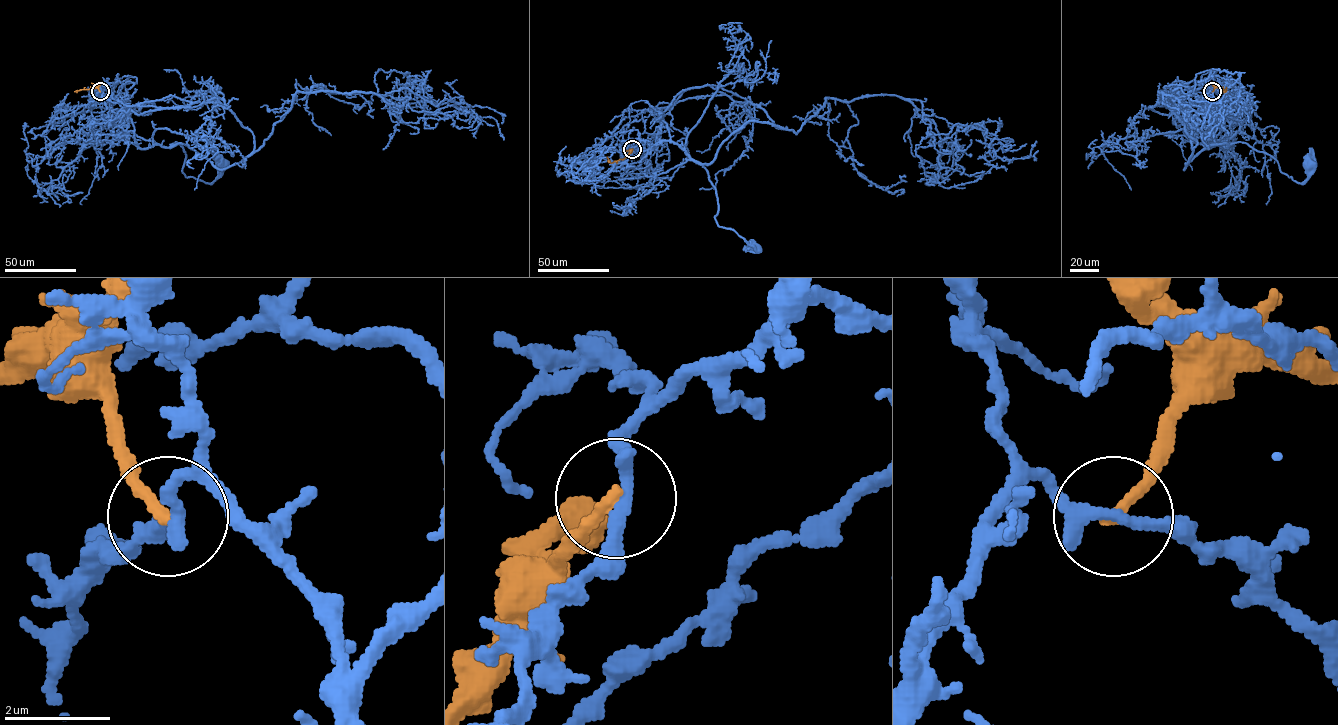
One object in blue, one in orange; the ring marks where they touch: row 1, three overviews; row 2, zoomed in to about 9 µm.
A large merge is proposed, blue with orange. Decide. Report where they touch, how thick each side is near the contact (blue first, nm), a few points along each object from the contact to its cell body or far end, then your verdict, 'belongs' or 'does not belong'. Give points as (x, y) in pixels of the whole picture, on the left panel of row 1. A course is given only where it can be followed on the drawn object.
(100, 91) | 200/240 nm | blue via (100, 91), (96, 125), (108, 117), (141, 148), (178, 143), (186, 177), (211, 182), (222, 163) | orange via (100, 91), (97, 87), (74, 91) | does not belong

